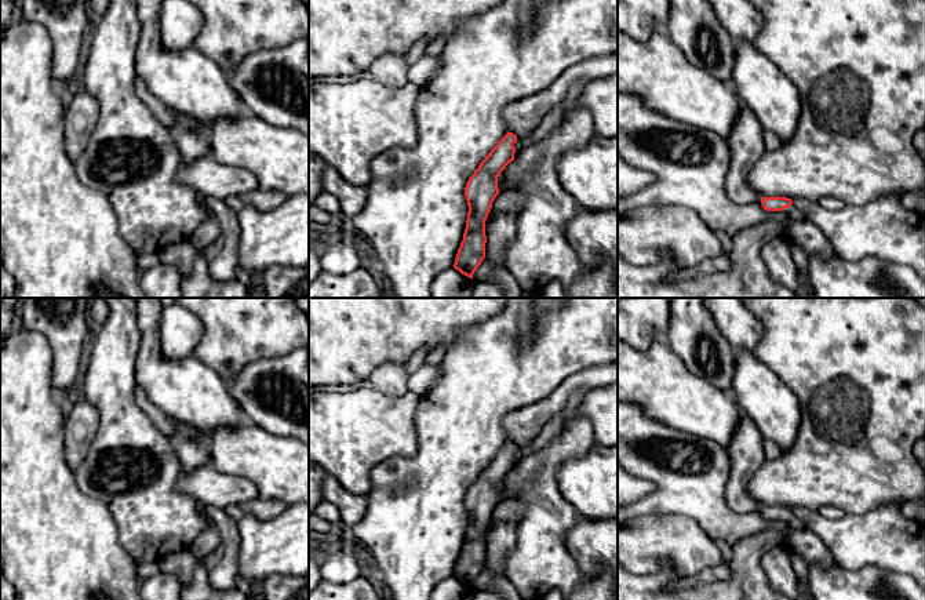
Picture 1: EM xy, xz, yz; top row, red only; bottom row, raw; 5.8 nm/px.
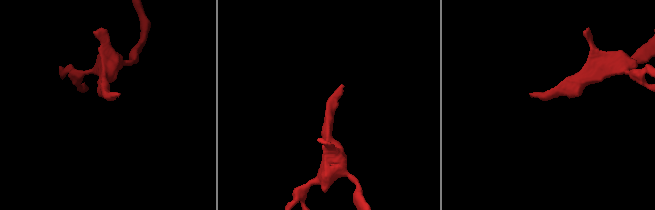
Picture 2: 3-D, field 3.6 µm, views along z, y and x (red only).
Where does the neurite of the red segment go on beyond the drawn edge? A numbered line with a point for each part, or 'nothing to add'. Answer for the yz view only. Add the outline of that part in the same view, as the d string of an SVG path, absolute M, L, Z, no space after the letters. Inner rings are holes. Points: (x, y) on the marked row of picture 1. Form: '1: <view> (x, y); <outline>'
1: yz (791, 211); M791 204L790 207L782 210L779 212L784 214L786 217L789 217L790 219L794 219L794 221L798 221L802 218L800 211L797 210L797 207L794 204Z

